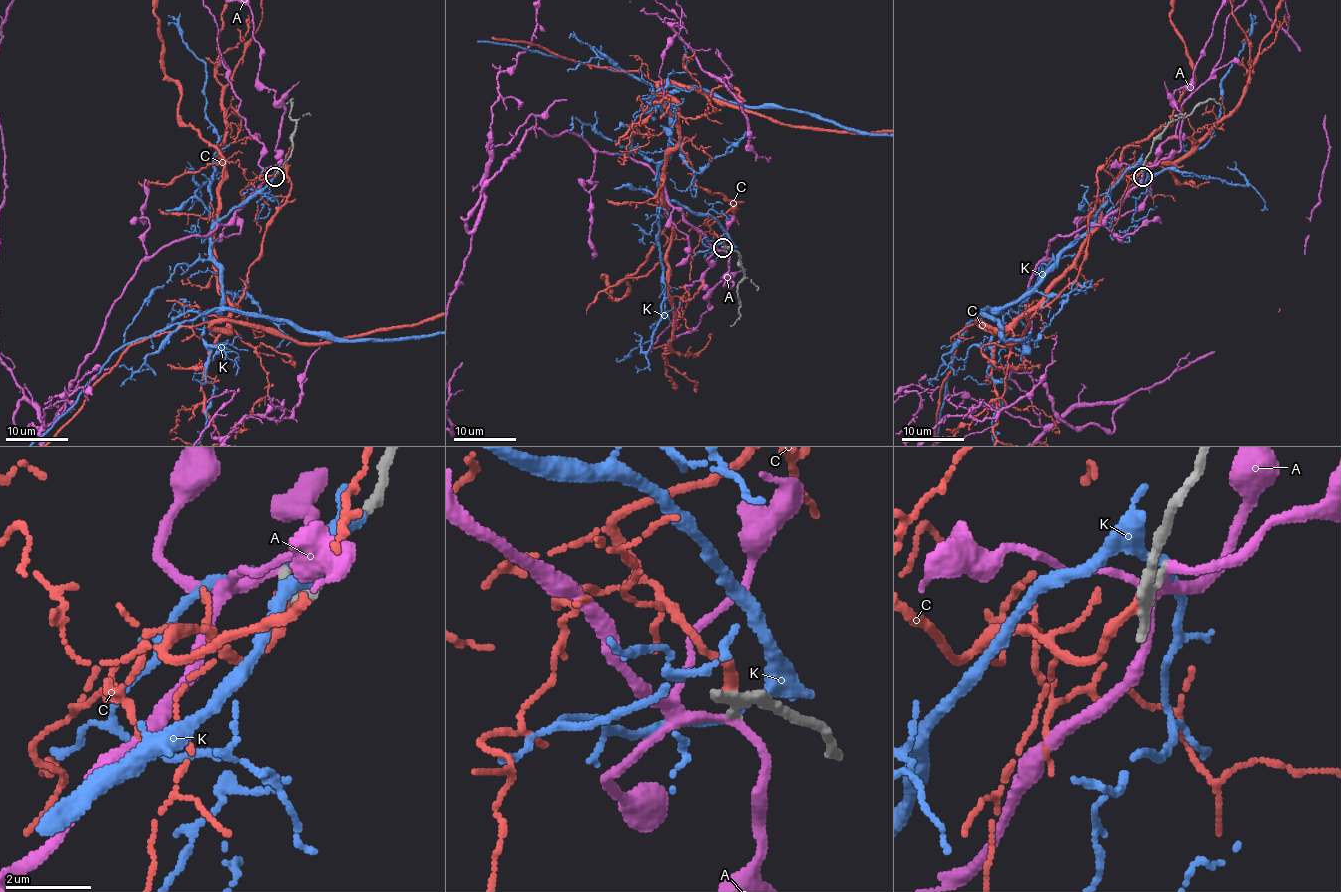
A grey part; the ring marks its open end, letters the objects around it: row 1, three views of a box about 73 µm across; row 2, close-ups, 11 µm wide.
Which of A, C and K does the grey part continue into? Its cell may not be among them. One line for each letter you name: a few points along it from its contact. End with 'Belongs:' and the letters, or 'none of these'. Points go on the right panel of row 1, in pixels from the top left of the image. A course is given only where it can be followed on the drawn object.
Belongs: none of these

